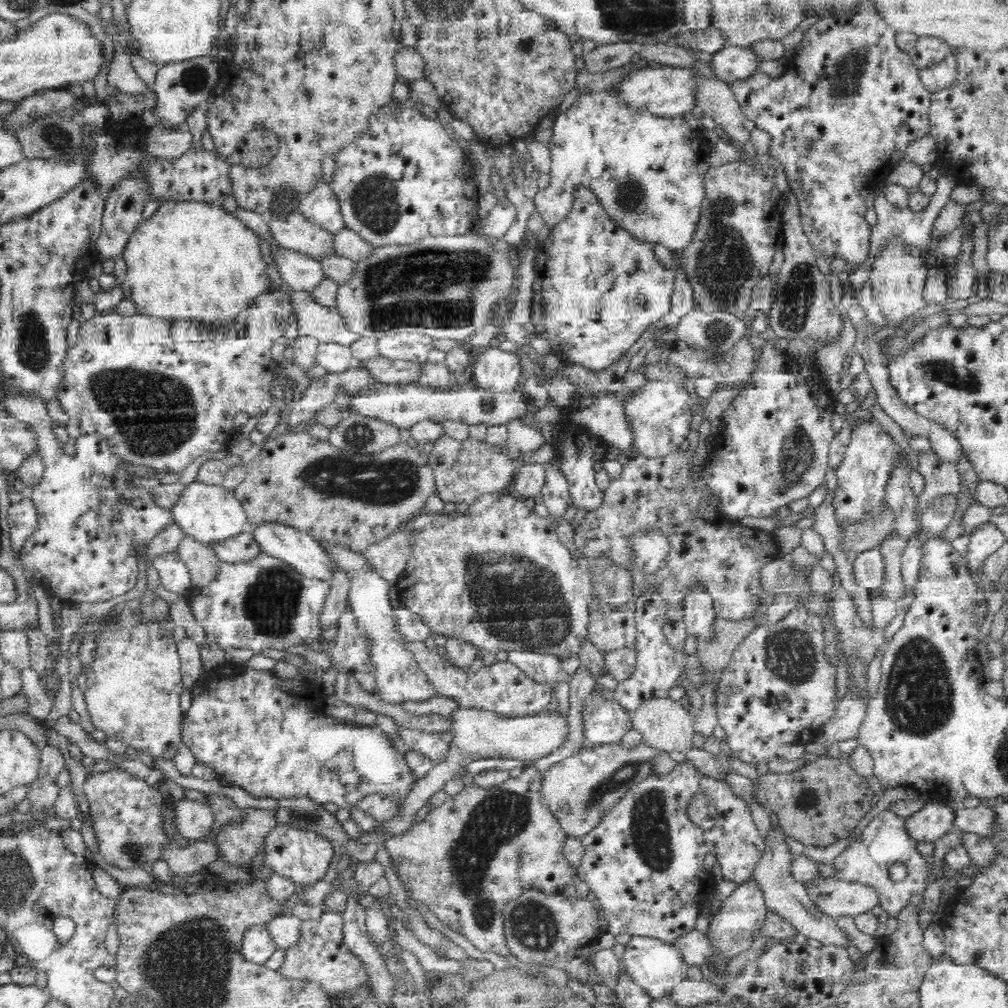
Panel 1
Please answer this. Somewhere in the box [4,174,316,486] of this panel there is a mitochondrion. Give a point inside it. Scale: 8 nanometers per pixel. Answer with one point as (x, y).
(155, 417)

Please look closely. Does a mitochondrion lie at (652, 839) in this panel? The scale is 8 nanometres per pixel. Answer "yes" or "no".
yes

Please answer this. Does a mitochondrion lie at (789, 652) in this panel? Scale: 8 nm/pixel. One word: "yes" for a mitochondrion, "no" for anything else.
yes

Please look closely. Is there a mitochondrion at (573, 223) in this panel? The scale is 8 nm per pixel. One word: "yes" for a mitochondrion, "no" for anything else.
no

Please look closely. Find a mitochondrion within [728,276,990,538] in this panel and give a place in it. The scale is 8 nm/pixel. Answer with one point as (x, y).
(797, 453)

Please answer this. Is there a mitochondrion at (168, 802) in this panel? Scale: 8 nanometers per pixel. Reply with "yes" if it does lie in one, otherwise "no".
no

